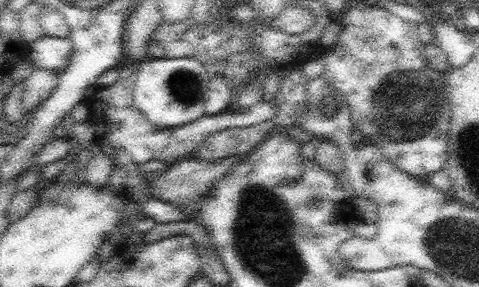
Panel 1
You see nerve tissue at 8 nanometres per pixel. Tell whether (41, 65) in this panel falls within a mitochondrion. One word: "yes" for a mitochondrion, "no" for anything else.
no

